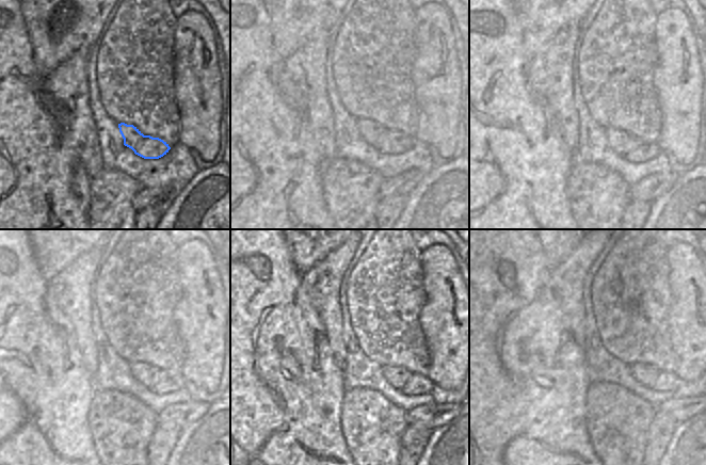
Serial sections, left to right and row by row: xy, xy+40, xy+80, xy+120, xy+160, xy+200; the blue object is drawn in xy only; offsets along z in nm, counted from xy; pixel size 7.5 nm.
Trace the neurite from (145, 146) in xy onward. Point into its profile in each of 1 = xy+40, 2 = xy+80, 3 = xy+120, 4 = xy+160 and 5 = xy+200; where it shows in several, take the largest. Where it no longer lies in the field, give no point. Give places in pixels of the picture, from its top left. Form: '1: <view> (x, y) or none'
1: xy+40 (387, 142)
2: xy+80 (634, 148)
3: xy+120 (162, 382)
4: xy+160 (405, 381)
5: xy+200 (659, 377)

